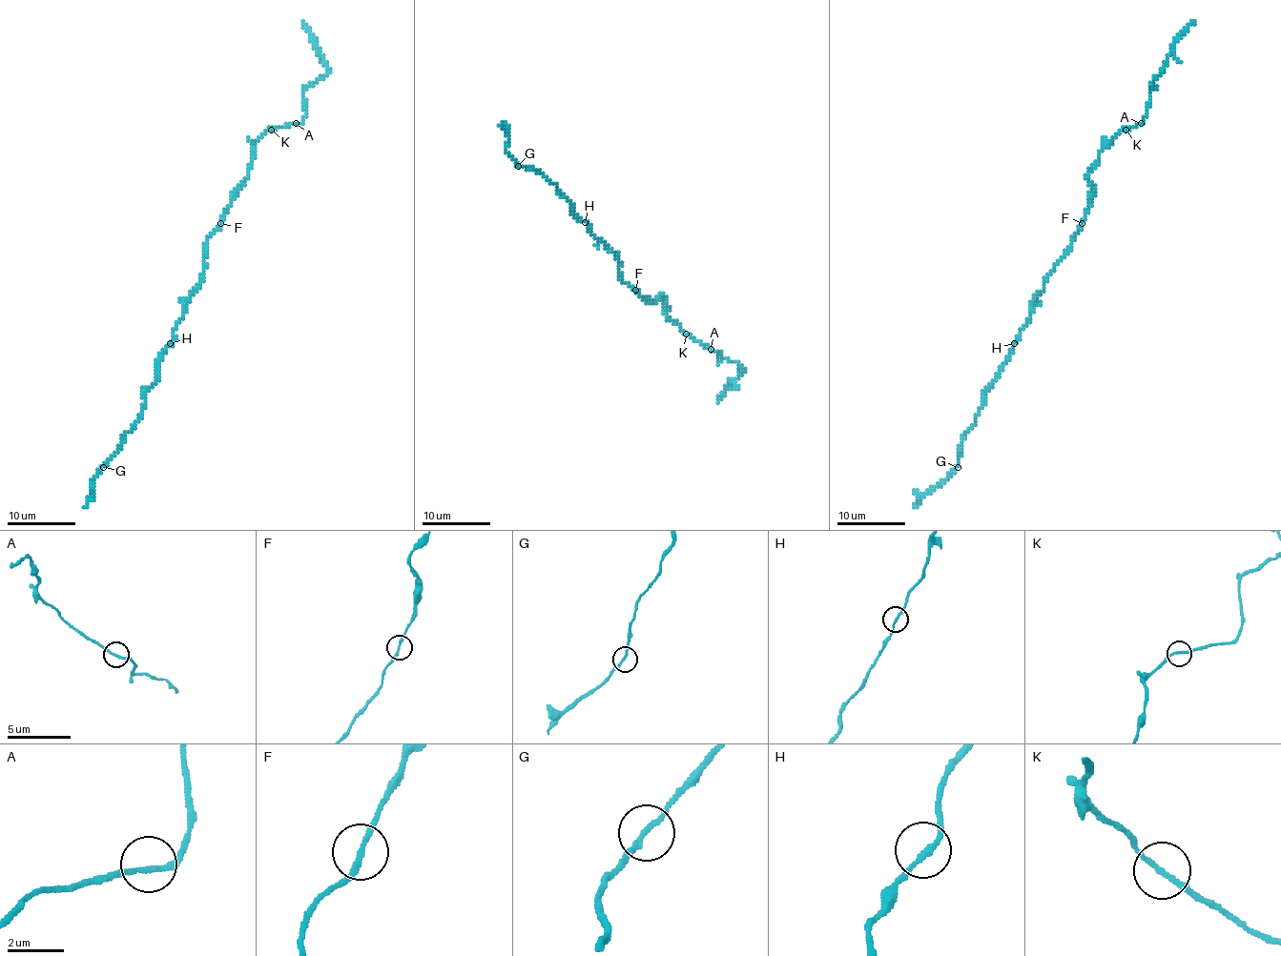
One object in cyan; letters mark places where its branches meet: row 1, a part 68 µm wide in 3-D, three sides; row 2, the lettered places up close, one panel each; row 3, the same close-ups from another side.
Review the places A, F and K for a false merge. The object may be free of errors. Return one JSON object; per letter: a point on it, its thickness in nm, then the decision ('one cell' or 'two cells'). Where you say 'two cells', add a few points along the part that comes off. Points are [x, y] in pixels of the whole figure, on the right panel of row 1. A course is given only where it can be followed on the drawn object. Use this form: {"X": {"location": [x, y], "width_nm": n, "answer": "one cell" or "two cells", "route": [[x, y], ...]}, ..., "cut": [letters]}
{"A": {"location": [1141, 123], "width_nm": 180, "answer": "one cell"}, "F": {"location": [1082, 223], "width_nm": 190, "answer": "one cell"}, "K": {"location": [1126, 130], "width_nm": 180, "answer": "one cell"}, "cut": []}

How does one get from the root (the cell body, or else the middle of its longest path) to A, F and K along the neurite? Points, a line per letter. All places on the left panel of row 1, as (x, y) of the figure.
A: (204, 251), (206, 239), (218, 227), (232, 193), (249, 172), (253, 145), (268, 130), (296, 123)
F: (204, 251), (206, 239), (219, 224)
K: (204, 251), (206, 239), (218, 227), (232, 193), (249, 172), (253, 145), (271, 130)

